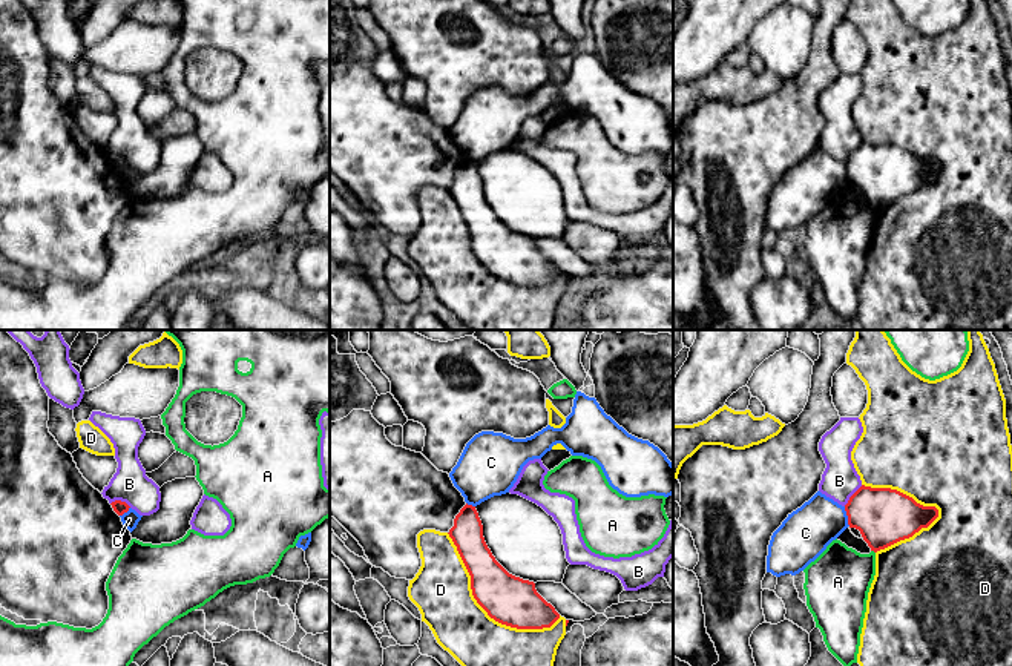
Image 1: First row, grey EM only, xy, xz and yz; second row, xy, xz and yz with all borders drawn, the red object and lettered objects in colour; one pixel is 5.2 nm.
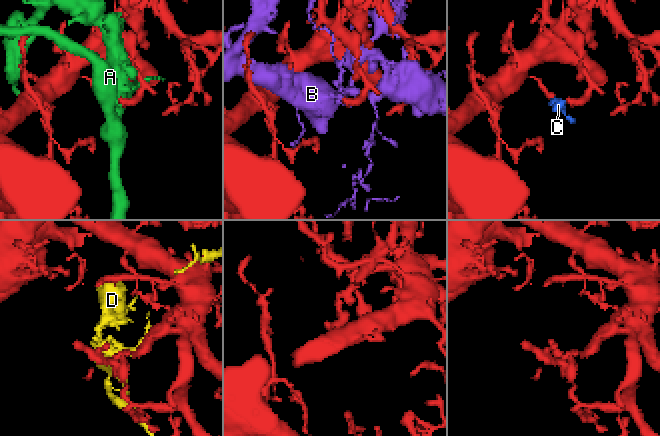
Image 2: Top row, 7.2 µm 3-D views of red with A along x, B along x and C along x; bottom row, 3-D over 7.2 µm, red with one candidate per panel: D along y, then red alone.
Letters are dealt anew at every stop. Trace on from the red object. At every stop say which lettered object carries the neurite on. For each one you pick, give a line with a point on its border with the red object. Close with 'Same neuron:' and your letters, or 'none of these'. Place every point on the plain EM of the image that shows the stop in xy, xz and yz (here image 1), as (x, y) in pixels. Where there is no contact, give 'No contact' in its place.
Same neuron: none of these

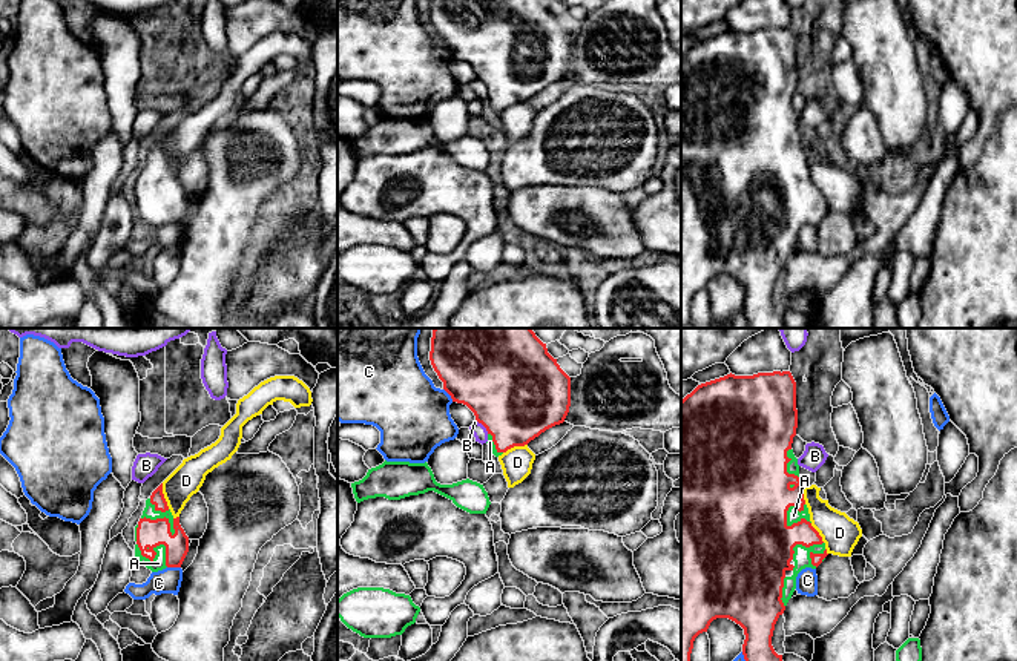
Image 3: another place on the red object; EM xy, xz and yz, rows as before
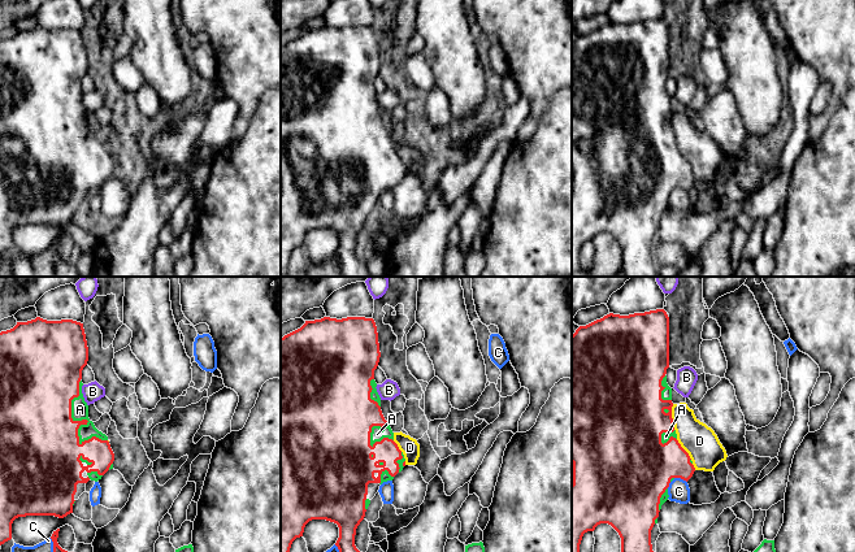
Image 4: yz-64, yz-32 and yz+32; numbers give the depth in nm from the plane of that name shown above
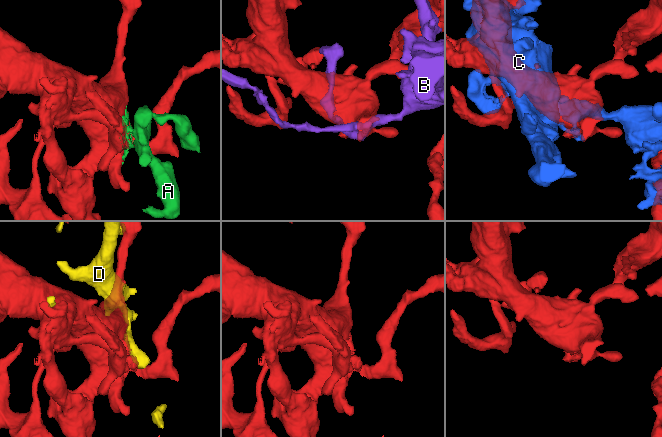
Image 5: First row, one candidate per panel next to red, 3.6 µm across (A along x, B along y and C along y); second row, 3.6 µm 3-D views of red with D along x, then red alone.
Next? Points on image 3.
A: Touches red at xy (152, 206)
Same neuron: A

